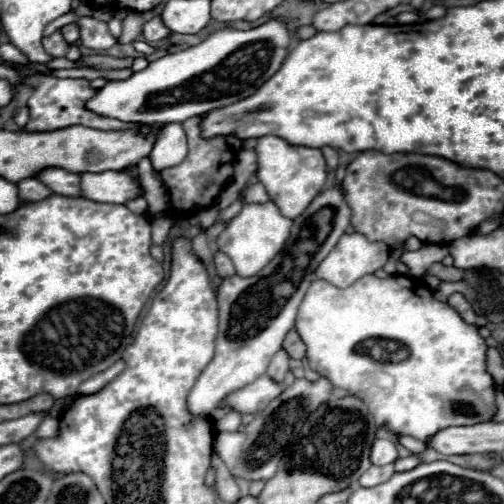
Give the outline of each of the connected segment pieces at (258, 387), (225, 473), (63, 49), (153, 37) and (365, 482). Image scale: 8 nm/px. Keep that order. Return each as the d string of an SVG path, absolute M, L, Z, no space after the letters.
M259 376L255 382L243 386L241 390L237 390L233 394L229 394L223 402L241 414L245 414L245 412L255 414L255 412L263 410L283 390L285 390L285 384L279 384L267 376Z
M215 454L211 468L215 470L215 490L219 494L221 500L225 502L237 502L239 500L239 486L235 482L235 478L231 476L231 472L227 470L227 466L223 466L223 460Z
M57 30L55 34L51 34L49 38L43 38L43 46L45 46L45 52L51 54L53 58L65 58L65 54L69 52L69 42L65 42L61 30Z
M153 16L151 20L147 20L143 24L143 36L147 42L157 42L161 38L167 38L171 34L171 30L167 30L167 26L163 26L163 20L161 16Z
M387 464L387 466L371 466L371 468L359 478L359 486L371 488L371 486L383 484L383 482L387 482L393 474L395 474L393 464Z

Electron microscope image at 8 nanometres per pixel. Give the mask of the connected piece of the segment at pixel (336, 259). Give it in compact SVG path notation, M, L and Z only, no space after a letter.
M359 232L343 234L331 254L319 264L315 276L347 288L361 276L383 268L389 254L391 248L385 242L371 242Z

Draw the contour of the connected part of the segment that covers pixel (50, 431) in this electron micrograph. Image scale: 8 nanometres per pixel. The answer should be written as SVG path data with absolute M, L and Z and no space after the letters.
M45 414L45 416L43 416L43 422L41 422L41 424L37 426L37 430L35 430L35 436L37 436L37 438L51 438L51 436L57 434L57 430L59 430L57 418L53 418L51 414Z

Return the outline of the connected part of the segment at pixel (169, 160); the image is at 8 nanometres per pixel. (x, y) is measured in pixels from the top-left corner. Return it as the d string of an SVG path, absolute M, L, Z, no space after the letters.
M167 124L157 126L155 130L155 144L149 154L153 168L161 172L163 168L177 166L187 156L187 138L181 124Z

